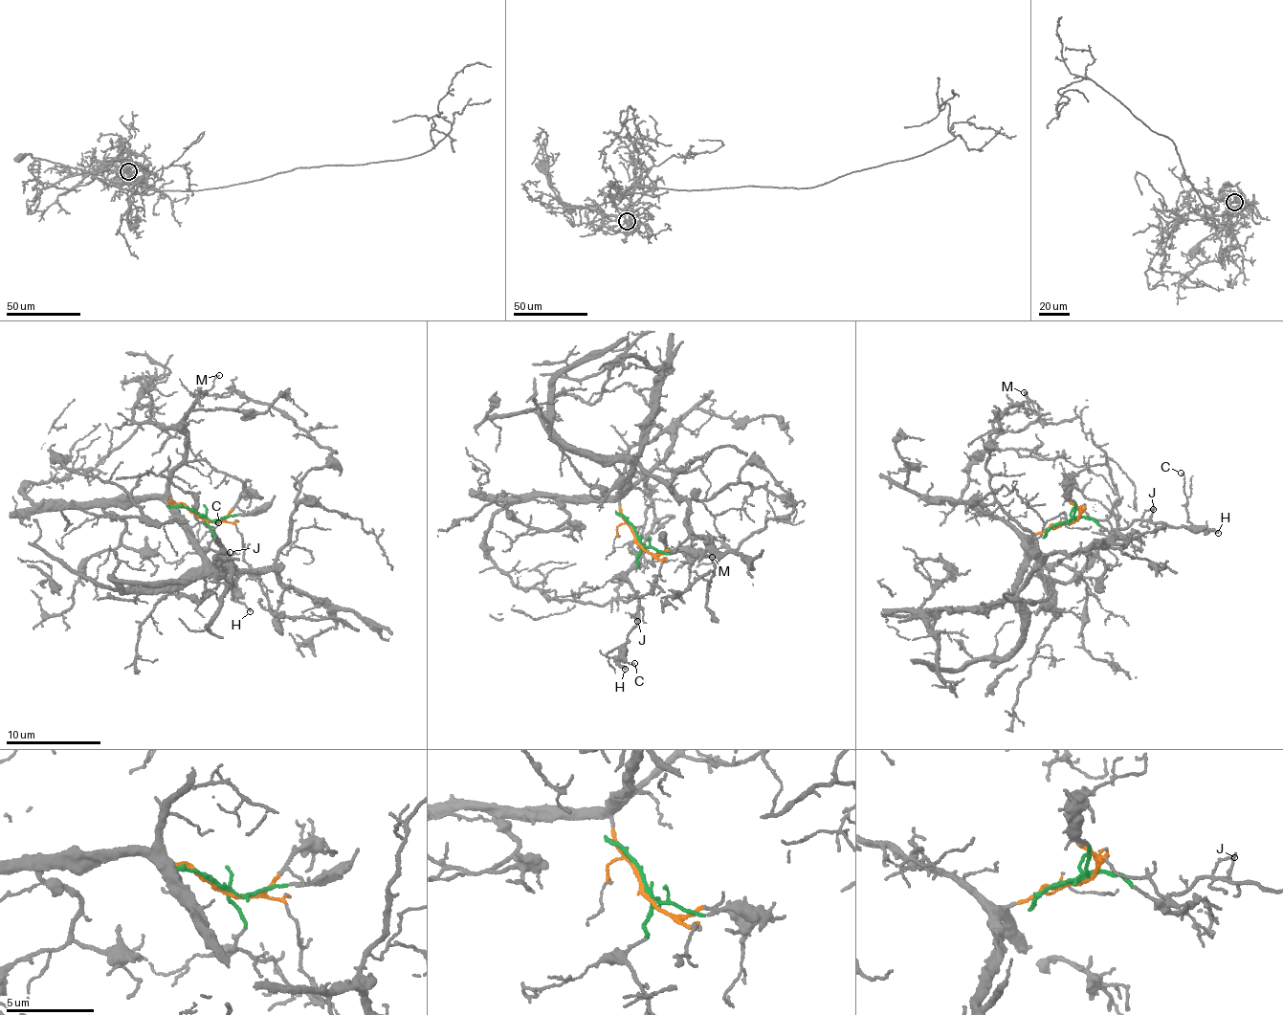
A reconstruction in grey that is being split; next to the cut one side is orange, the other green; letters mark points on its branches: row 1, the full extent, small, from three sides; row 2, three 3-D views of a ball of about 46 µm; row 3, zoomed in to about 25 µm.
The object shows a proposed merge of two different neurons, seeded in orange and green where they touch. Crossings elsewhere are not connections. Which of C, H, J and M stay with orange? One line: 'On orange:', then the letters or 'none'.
On orange: M

